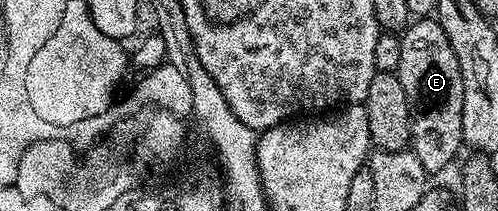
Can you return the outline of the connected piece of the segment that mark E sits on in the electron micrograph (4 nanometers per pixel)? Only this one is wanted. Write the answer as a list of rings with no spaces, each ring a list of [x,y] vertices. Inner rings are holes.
[[[415,18],[403,29],[401,42],[401,66],[397,73],[401,86],[405,86],[405,98],[411,107],[410,151],[421,158],[428,174],[443,172],[455,160],[459,148],[464,147],[461,130],[461,106],[463,105],[463,79],[457,54],[445,38],[438,19]]]

